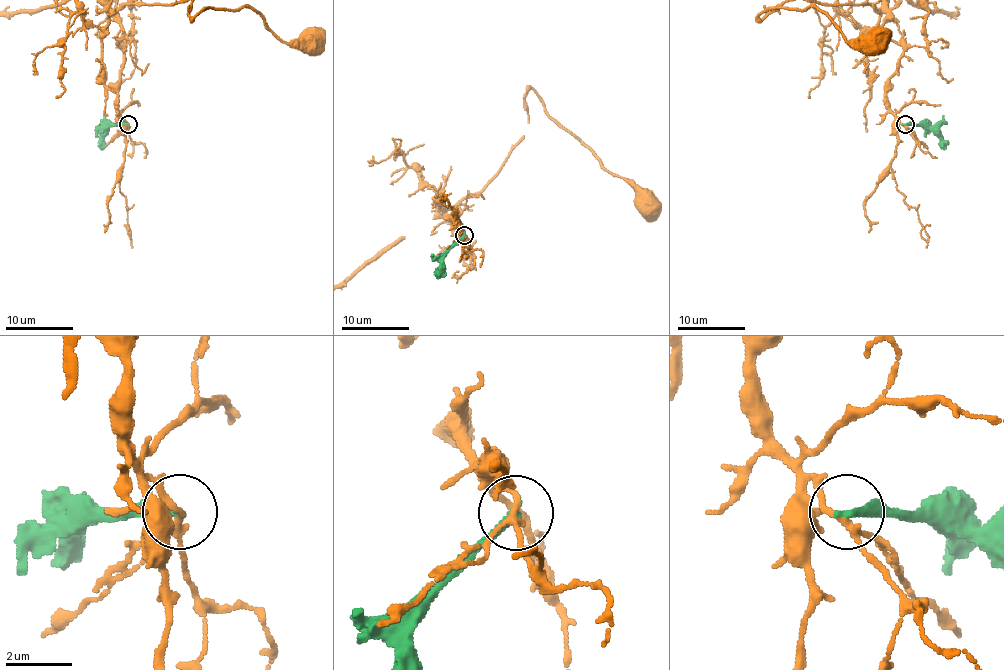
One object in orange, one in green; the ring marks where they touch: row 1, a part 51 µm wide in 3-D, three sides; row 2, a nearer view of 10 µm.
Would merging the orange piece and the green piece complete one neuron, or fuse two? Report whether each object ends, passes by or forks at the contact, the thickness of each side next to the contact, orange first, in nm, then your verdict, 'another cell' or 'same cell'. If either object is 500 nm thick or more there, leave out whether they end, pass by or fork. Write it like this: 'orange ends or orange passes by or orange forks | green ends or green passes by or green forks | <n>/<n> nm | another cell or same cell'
orange forks | green ends | 170/260 nm | another cell

